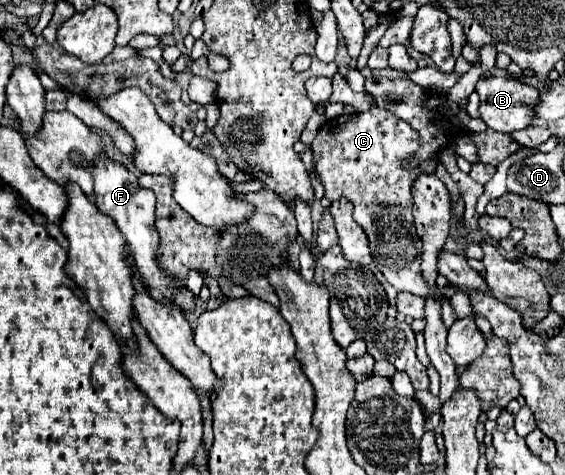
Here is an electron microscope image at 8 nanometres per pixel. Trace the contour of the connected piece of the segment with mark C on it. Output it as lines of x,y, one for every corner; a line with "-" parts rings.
373,107
363,113
339,115
339,117
327,121
325,127
321,127
317,131
317,137
311,143
311,151
313,151
313,165
315,165
317,177
321,179
321,185
325,187
325,197
329,201
345,197
355,205
353,217
367,233
369,245
371,245
371,255
373,255
379,271
385,275
385,279
397,291
409,291
409,293
427,297
435,289
423,279
423,271
421,271
421,251
423,251
421,245
423,243
413,225
411,185
419,173
433,173
437,159
423,161
417,167
407,165
407,159
415,157
419,145
421,145
419,133
407,121
393,117
393,113
389,109

